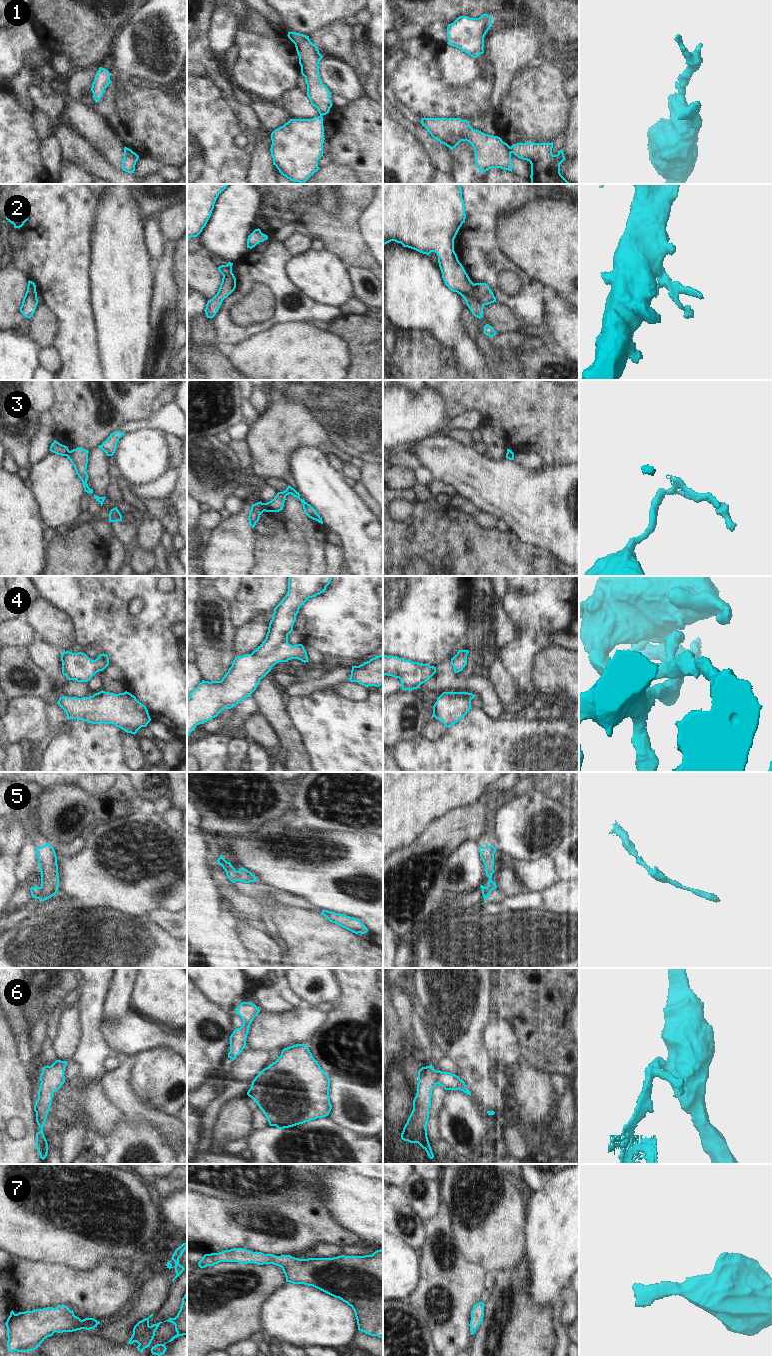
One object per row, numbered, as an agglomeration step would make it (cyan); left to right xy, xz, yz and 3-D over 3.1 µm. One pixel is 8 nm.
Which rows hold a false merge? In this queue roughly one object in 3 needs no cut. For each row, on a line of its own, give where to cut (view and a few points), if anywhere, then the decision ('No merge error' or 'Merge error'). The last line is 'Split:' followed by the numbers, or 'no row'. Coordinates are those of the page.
1: Split along yz (509, 147), (512, 152). Merge error
2: Split along yz (473, 284), (473, 296), (483, 305). Merge error
3: Split along xz (263, 503), (264, 510). Merge error
4: No split. No merge error
5: Split along xy (41, 887), (39, 899). Merge error
6: No split. No merge error
7: No split. No merge error
Split: 1, 2, 3, 5.

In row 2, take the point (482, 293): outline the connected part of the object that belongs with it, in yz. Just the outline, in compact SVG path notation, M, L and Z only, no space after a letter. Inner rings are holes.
M486 283L474 284L473 297L483 305L497 302L493 292Z

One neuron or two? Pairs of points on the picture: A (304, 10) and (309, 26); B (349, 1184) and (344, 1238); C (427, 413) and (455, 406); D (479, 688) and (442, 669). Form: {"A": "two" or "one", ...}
{"A": "one", "B": "two", "C": "two", "D": "one"}

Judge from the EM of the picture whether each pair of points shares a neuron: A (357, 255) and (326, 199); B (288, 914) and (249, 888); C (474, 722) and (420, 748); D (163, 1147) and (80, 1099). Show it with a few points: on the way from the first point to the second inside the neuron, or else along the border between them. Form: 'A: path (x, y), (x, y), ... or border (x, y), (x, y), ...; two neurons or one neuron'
A: border (317, 197), (319, 205), (331, 215), (339, 210); two neurons
B: border (278, 901), (301, 908); two neurons
C: path (461, 735), (448, 748), (433, 748); one neuron
D: border (139, 1117), (119, 1117), (111, 1125), (105, 1141); two neurons

